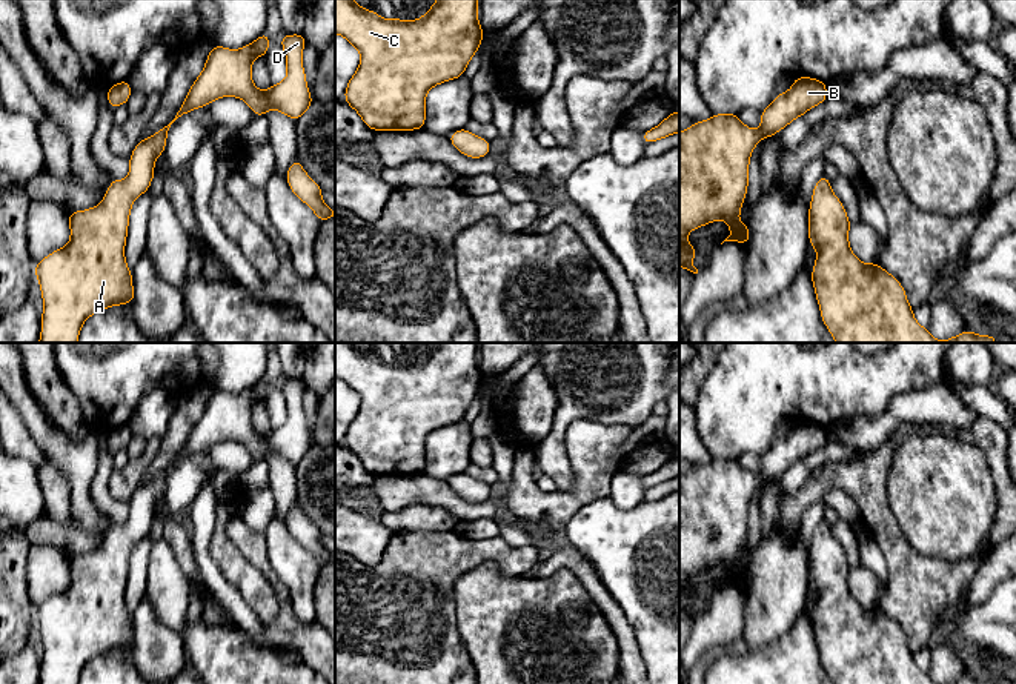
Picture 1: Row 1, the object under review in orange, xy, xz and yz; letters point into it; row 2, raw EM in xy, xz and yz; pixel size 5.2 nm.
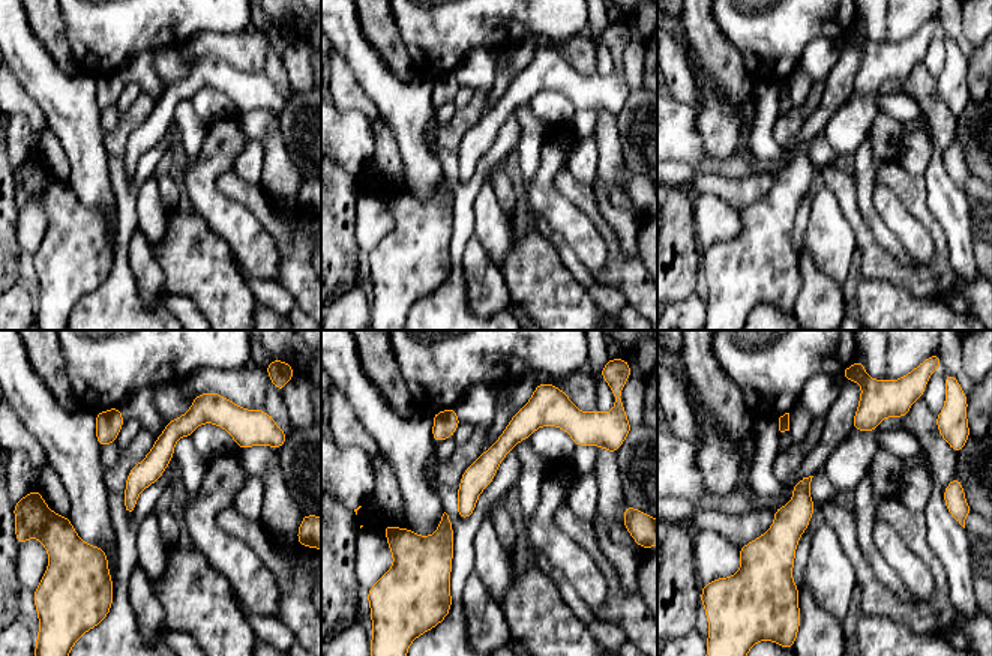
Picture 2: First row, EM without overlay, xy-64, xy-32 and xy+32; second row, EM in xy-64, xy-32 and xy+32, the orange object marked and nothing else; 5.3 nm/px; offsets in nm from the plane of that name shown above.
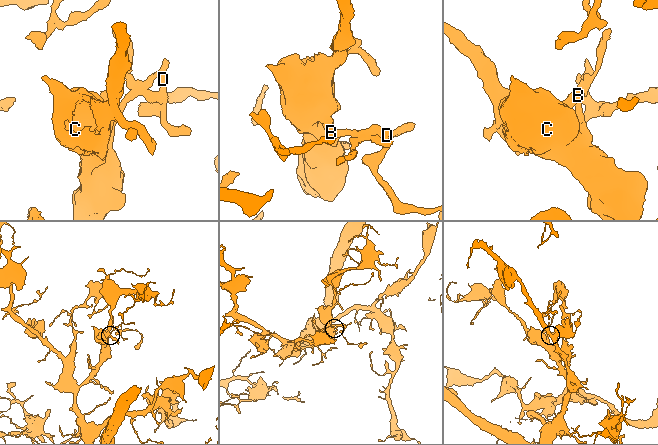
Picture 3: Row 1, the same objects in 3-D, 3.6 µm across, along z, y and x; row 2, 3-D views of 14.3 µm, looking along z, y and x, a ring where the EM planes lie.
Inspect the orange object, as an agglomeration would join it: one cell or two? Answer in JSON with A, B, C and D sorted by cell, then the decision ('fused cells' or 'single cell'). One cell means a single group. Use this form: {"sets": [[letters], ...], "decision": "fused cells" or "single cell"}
{"sets": [["A", "B", "C", "D"]], "decision": "single cell"}

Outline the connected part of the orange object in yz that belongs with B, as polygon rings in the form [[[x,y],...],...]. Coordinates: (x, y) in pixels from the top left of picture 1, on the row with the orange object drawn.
[[[796,77],[787,92],[776,94],[775,100],[761,111],[761,128],[758,131],[745,126],[738,114],[713,114],[709,120],[693,121],[693,125],[679,131],[679,267],[698,274],[692,258],[699,252],[689,241],[687,234],[709,223],[722,220],[730,226],[730,235],[724,241],[749,243],[750,226],[739,221],[739,212],[749,188],[750,154],[762,138],[778,134],[793,120],[808,112],[813,106],[827,100],[827,85],[813,77]]]

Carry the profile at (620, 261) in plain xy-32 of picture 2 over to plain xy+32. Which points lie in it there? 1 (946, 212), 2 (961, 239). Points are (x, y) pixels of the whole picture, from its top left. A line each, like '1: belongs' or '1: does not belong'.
1: does not belong
2: does not belong

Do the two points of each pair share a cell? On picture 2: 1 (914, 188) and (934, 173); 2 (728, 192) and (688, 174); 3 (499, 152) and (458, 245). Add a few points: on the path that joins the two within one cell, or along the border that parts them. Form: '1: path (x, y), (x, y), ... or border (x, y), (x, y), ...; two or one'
1: border (922, 177), (925, 182), (926, 206), (932, 215); two
2: border (733, 177), (700, 173), (692, 185); two
3: path (480, 174), (464, 195), (464, 222); one

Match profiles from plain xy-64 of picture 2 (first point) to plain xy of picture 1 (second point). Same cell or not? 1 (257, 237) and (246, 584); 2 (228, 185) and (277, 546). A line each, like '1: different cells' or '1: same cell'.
1: same cell
2: different cells

